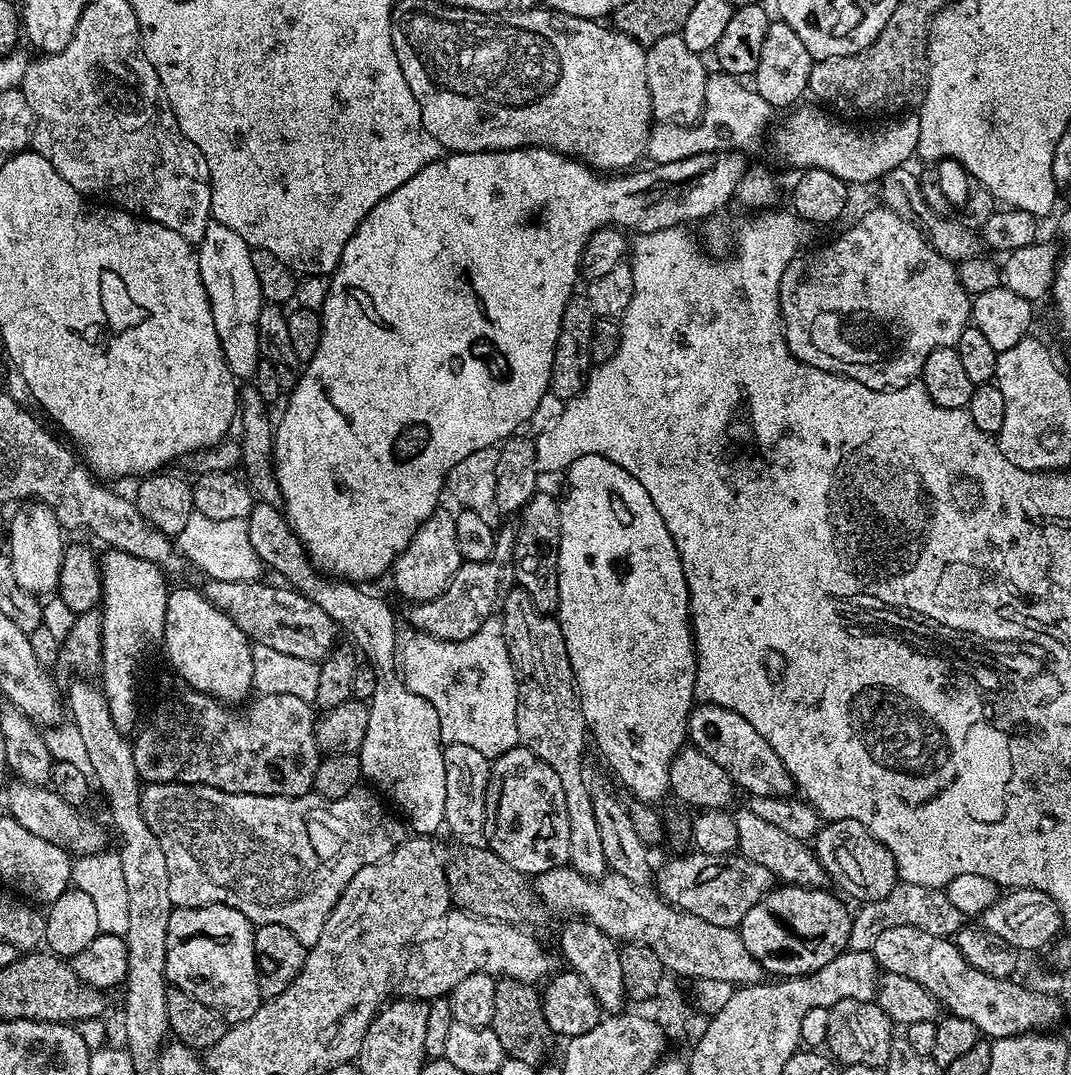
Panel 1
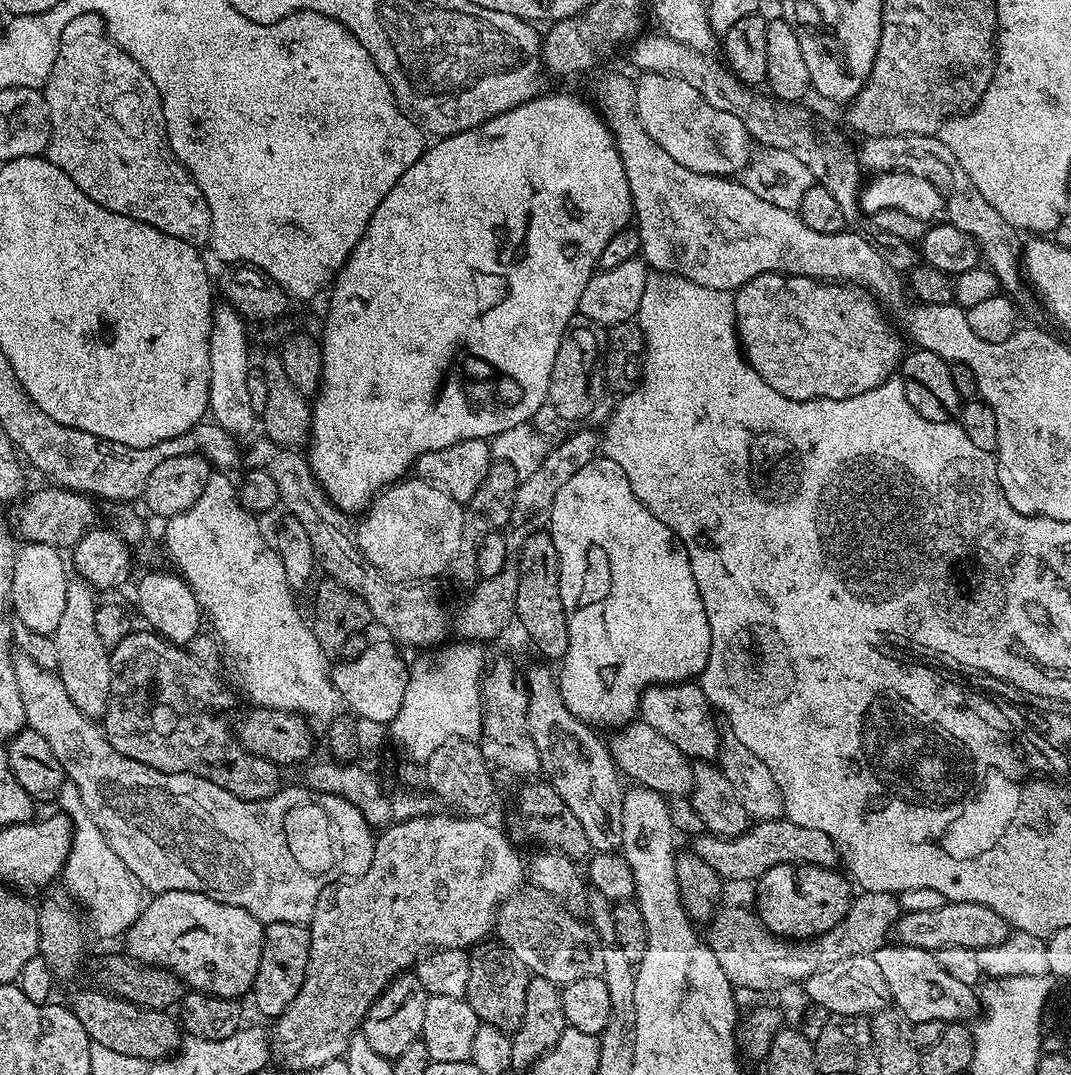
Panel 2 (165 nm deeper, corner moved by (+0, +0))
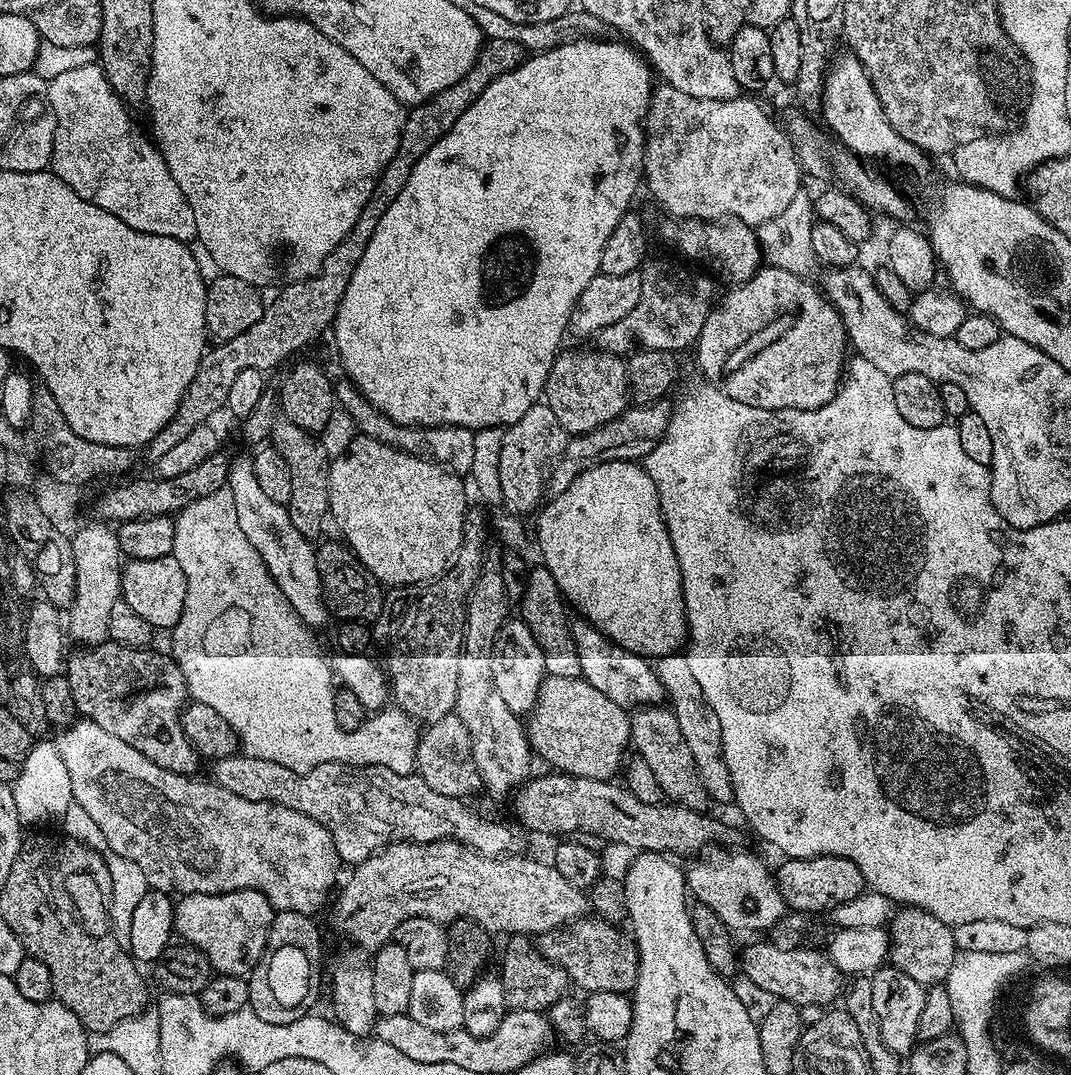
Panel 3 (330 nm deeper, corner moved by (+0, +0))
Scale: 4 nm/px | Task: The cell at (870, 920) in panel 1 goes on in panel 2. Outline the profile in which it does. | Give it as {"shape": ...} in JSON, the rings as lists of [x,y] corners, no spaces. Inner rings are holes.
{"shape":[[[861,891],[853,899],[850,910],[846,910],[846,918],[842,918],[838,926],[826,930],[826,934],[813,940],[785,940],[783,936],[774,935],[751,907],[724,906],[707,925],[706,943],[733,988],[746,987],[765,994],[771,988],[779,990],[788,984],[803,985],[805,980],[818,974],[818,970],[826,970],[826,966],[834,966],[845,958],[873,955],[877,948],[884,947],[901,915],[899,899],[893,893]]]}

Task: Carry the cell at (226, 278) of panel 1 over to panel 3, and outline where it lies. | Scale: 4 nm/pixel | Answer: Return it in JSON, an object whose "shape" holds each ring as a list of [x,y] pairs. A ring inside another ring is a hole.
{"shape":[[[245,454],[228,465],[228,482],[226,487],[234,494],[234,506],[238,510],[238,526],[242,526],[242,534],[246,534],[250,546],[258,550],[262,562],[266,562],[266,570],[270,570],[270,578],[282,590],[286,602],[298,614],[298,618],[309,629],[317,630],[330,620],[328,607],[324,605],[322,582],[318,578],[316,565],[316,548],[307,536],[298,534],[294,522],[290,522],[290,514],[285,505],[273,502],[262,491],[258,478],[254,478],[254,466],[251,455]]]}

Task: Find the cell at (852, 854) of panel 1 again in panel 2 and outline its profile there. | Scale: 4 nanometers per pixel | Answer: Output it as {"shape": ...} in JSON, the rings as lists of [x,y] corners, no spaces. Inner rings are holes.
{"shape":[[[787,818],[761,820],[753,823],[742,834],[727,838],[700,834],[695,837],[694,843],[696,856],[712,867],[724,882],[755,882],[761,874],[776,864],[816,864],[820,868],[836,868],[838,864],[838,849],[829,836],[822,834],[822,830],[798,826]]]}

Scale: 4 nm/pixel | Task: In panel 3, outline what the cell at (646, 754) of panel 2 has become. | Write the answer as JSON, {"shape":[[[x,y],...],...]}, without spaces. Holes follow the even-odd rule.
{"shape":[[[545,675],[542,686],[538,690],[536,705],[526,717],[528,744],[537,757],[540,756],[549,764],[549,769],[565,776],[578,778],[594,778],[595,780],[612,780],[621,771],[625,763],[624,751],[629,751],[632,743],[632,718],[629,709],[618,706],[618,702],[610,702],[606,694],[601,694],[580,676],[574,678],[558,678]]]}

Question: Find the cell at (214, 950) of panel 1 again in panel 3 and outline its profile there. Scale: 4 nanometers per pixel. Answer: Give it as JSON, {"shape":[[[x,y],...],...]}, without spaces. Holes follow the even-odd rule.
{"shape":[[[234,890],[222,894],[190,892],[175,901],[174,932],[184,944],[193,944],[210,962],[213,973],[247,977],[264,956],[274,909],[258,890]]]}

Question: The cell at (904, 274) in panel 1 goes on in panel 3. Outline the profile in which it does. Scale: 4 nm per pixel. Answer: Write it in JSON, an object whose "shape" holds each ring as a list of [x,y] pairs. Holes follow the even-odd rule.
{"shape":[[[771,266],[761,267],[760,271],[755,272],[752,279],[745,284],[738,284],[727,289],[728,293],[724,297],[719,297],[718,303],[713,307],[712,313],[706,318],[706,326],[702,326],[702,334],[695,342],[694,353],[696,352],[696,364],[700,367],[700,372],[705,381],[713,388],[720,389],[730,398],[738,402],[746,402],[746,406],[754,406],[762,410],[782,410],[783,408],[793,408],[794,410],[814,410],[826,406],[836,396],[839,390],[842,377],[846,372],[846,355],[844,351],[849,351],[850,345],[848,335],[844,329],[844,319],[840,317],[836,307],[829,304],[823,291],[816,288],[805,277],[795,276],[789,270],[778,269]]]}

